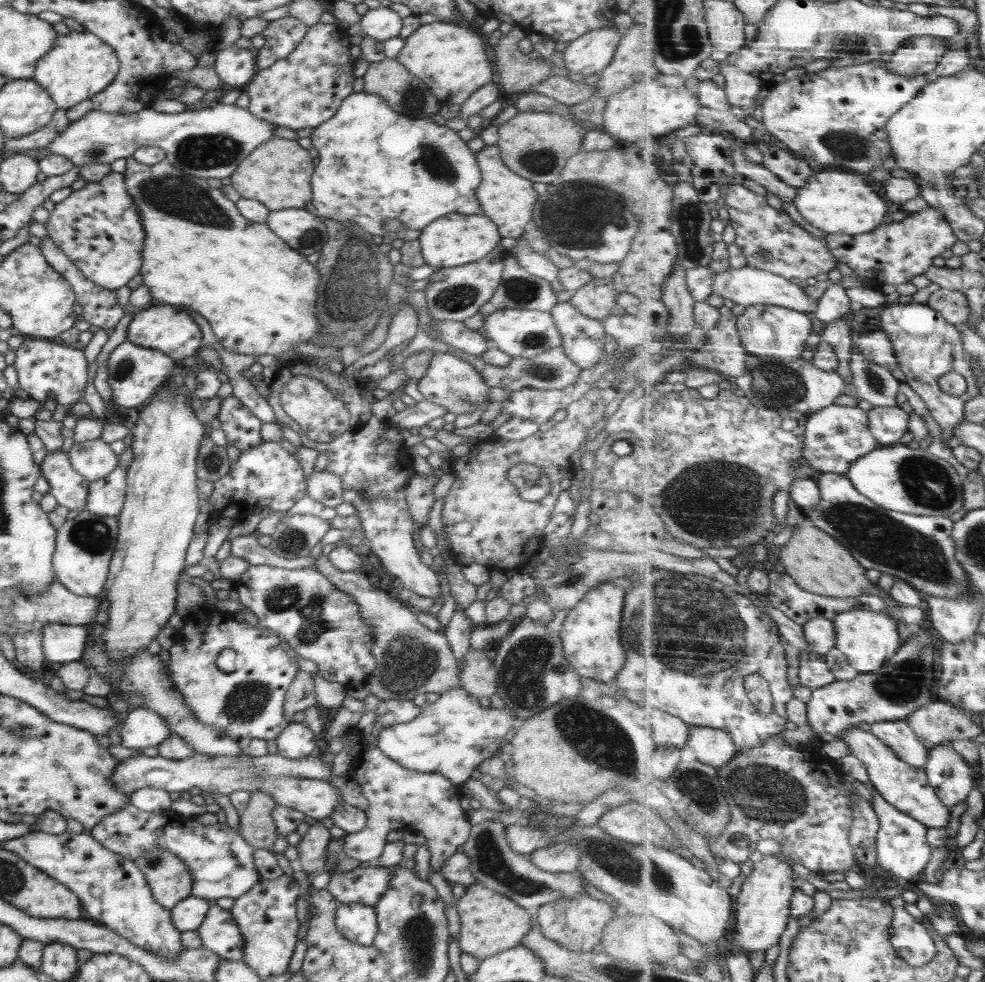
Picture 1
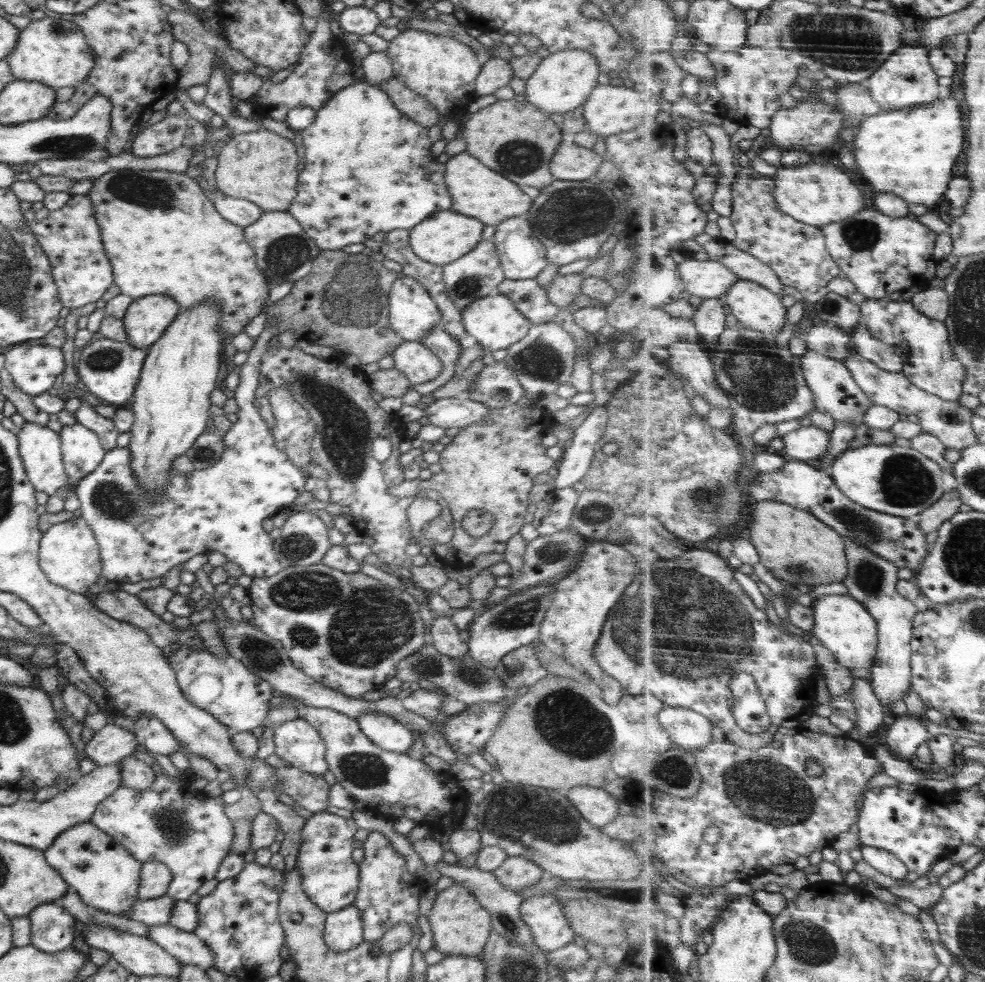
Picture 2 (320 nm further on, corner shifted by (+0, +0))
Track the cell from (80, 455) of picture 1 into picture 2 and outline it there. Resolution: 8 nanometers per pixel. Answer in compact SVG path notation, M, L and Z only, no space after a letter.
M75 423L64 425L59 433L64 470L70 479L85 478L101 464L105 450L89 428Z

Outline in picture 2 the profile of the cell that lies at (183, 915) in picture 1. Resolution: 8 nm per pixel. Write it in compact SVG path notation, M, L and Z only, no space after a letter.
M168 895L151 899L138 898L131 911L125 914L125 917L148 926L169 924L174 905L175 899Z

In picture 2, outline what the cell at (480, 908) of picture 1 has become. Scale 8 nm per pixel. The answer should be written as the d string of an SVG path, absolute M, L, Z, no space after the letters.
M458 883L438 892L427 919L434 933L433 948L443 952L446 956L479 956L493 929L491 914L488 910L467 888Z

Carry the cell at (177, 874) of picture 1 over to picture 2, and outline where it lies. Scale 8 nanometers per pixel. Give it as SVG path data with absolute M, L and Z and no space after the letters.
M156 861L141 863L140 882L137 892L139 898L151 899L166 895L171 880L172 873L165 864Z

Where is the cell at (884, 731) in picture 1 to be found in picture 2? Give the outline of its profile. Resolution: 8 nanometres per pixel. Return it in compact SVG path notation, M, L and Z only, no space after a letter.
M855 677L854 697L856 697L856 711L858 711L857 722L859 729L851 735L857 741L864 736L870 737L876 734L876 730L884 724L886 712L882 707L882 702L876 695L872 681Z

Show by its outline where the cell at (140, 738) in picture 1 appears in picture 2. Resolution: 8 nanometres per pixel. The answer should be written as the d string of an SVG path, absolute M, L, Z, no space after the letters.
M111 721L95 731L82 752L97 766L108 766L129 757L136 750L136 746L138 742L133 731L122 729Z

